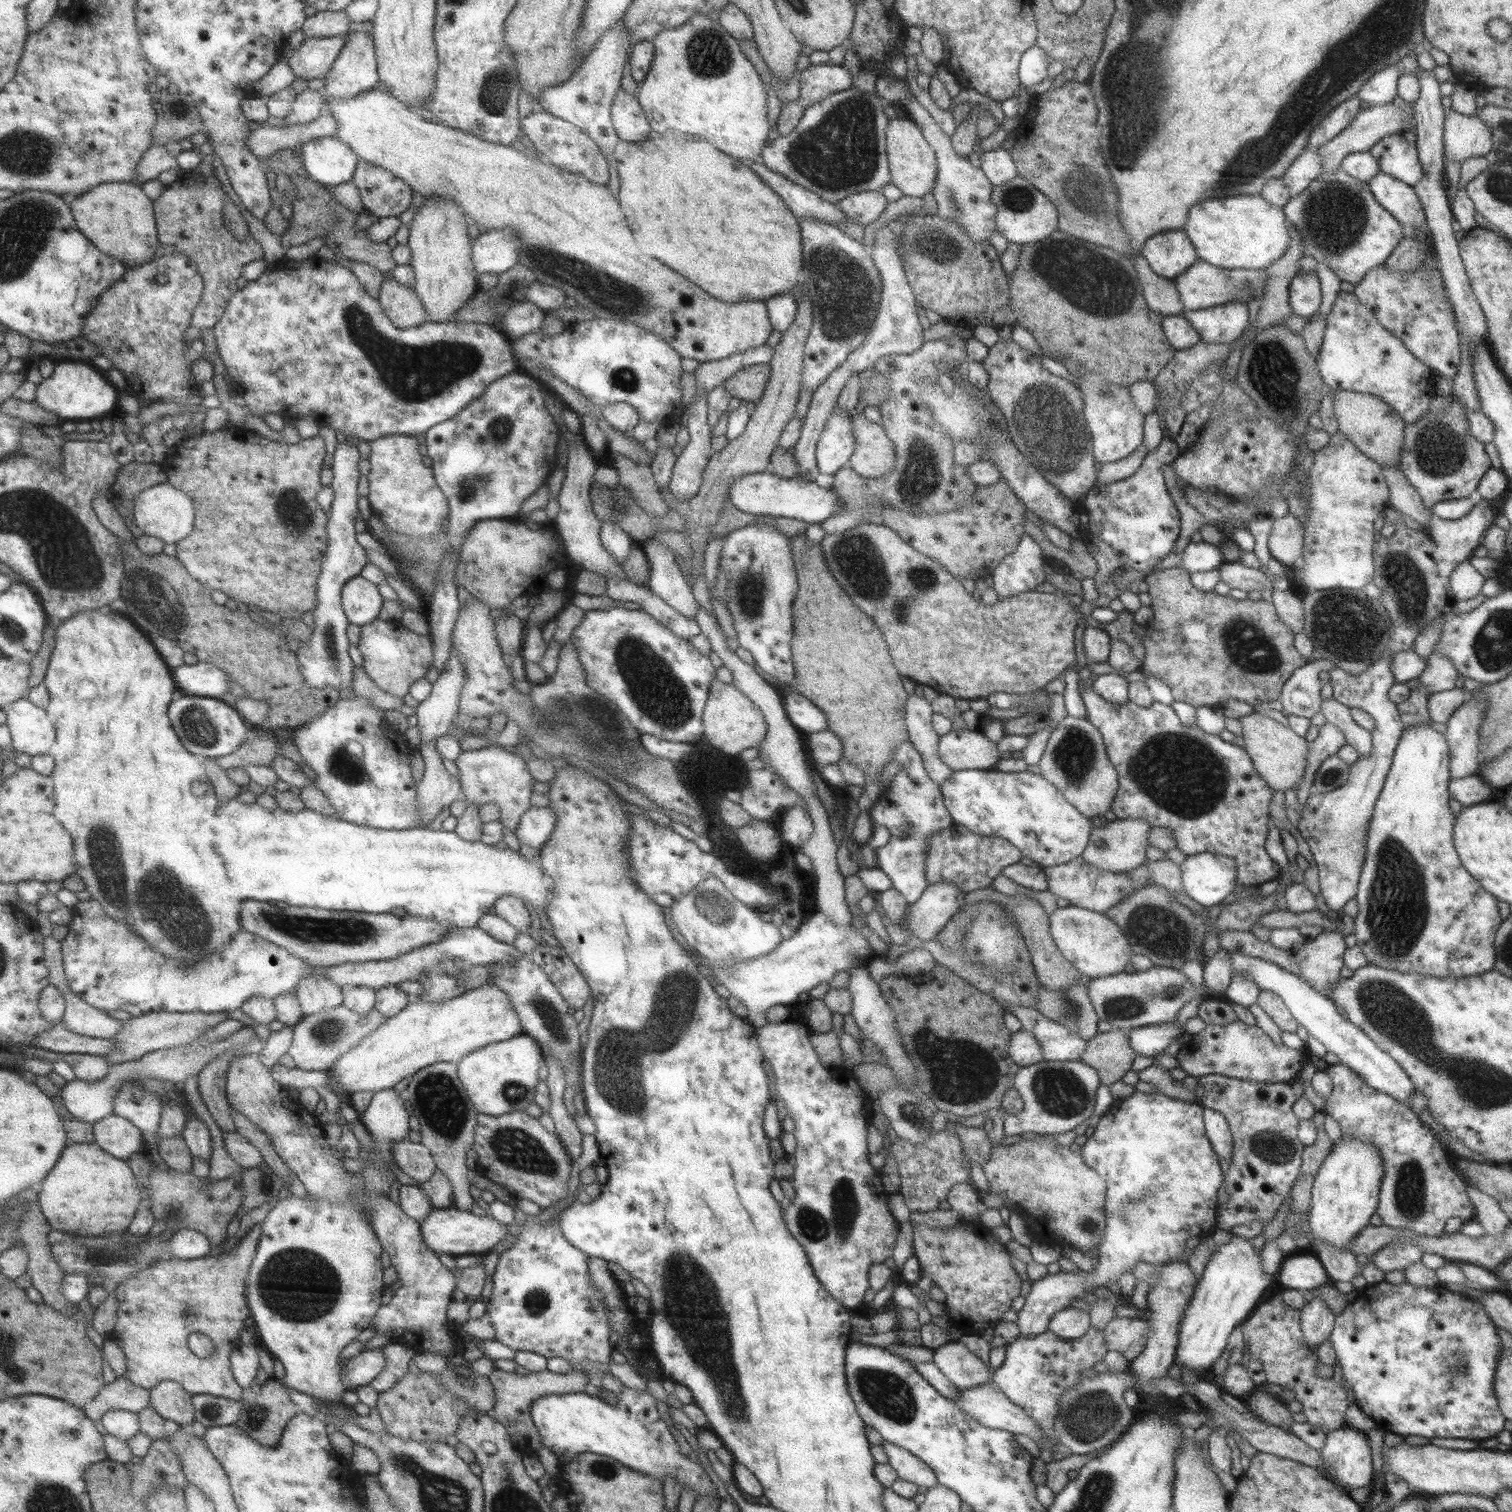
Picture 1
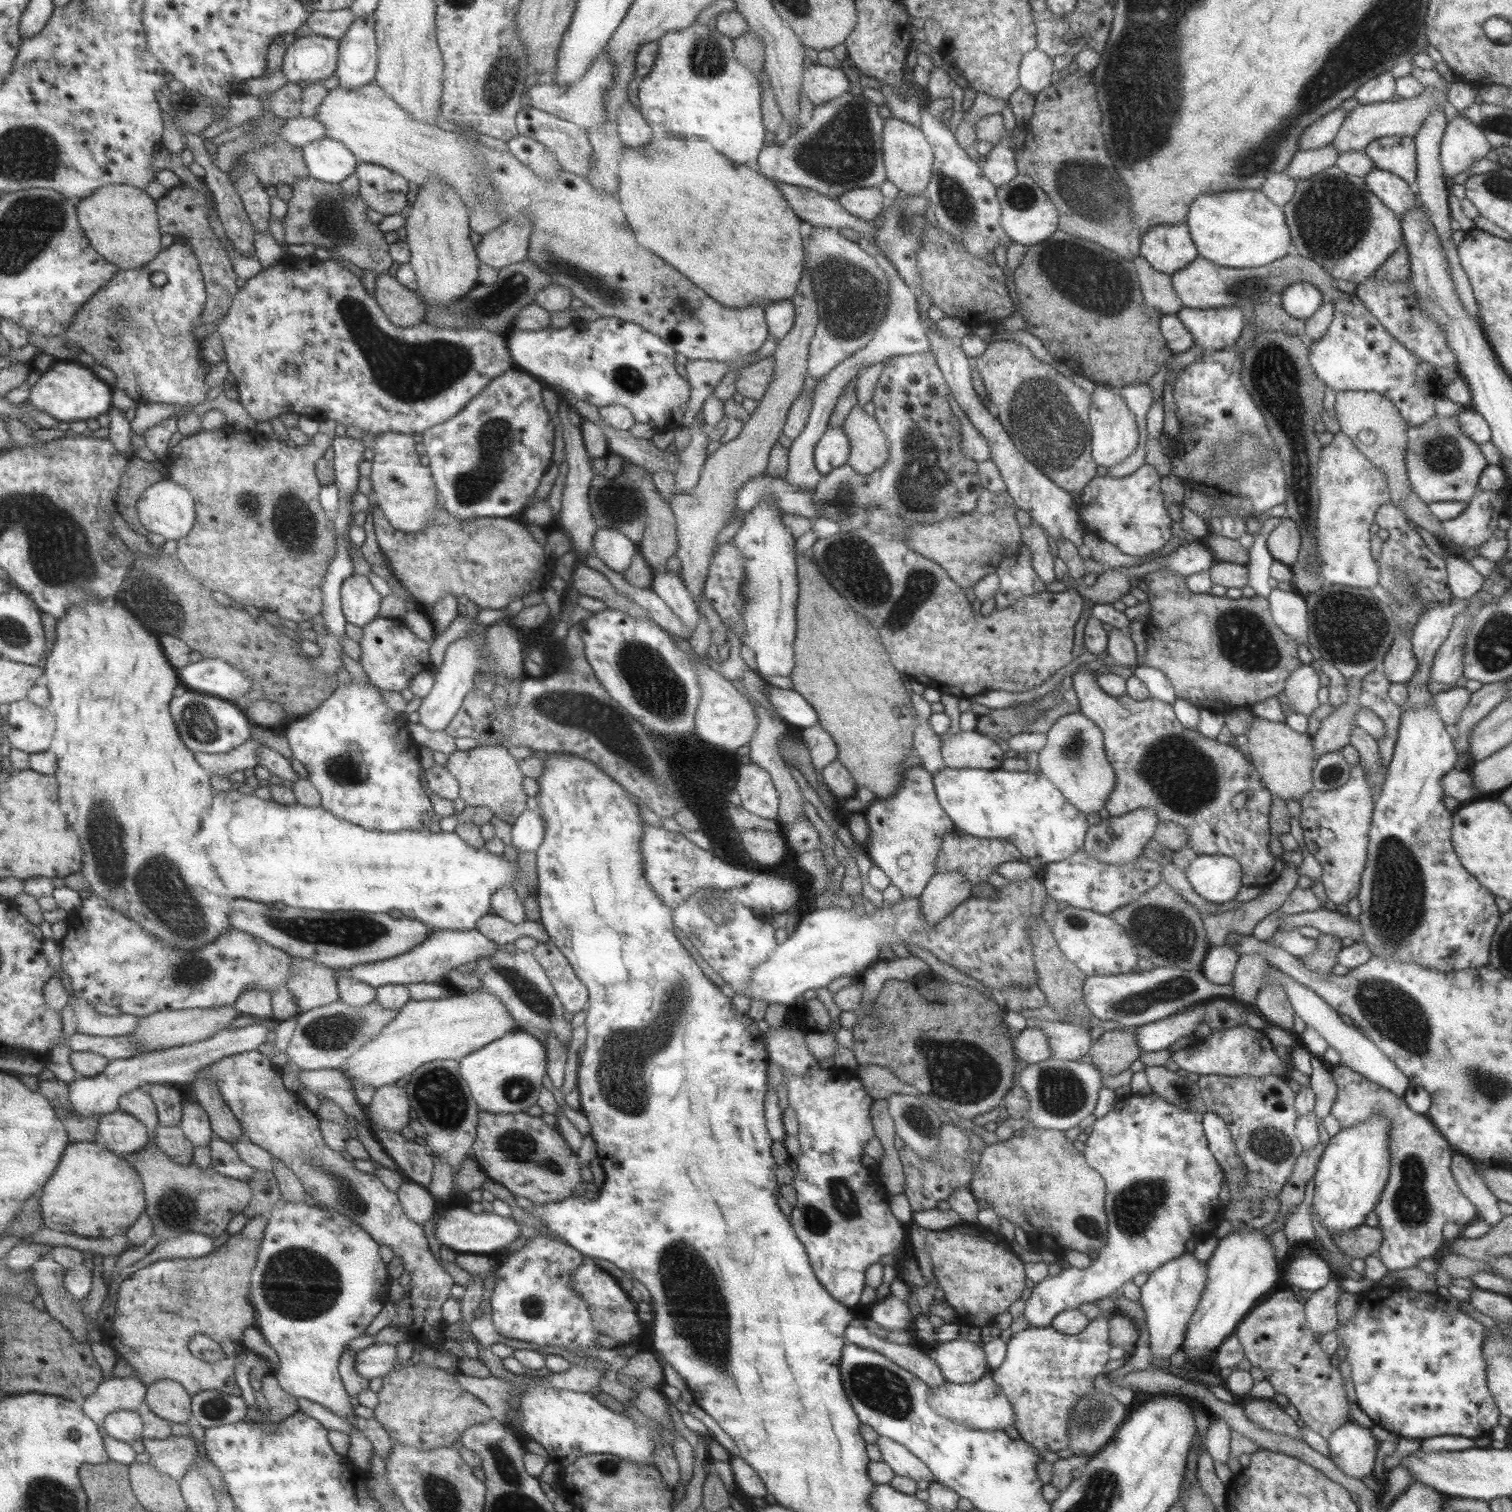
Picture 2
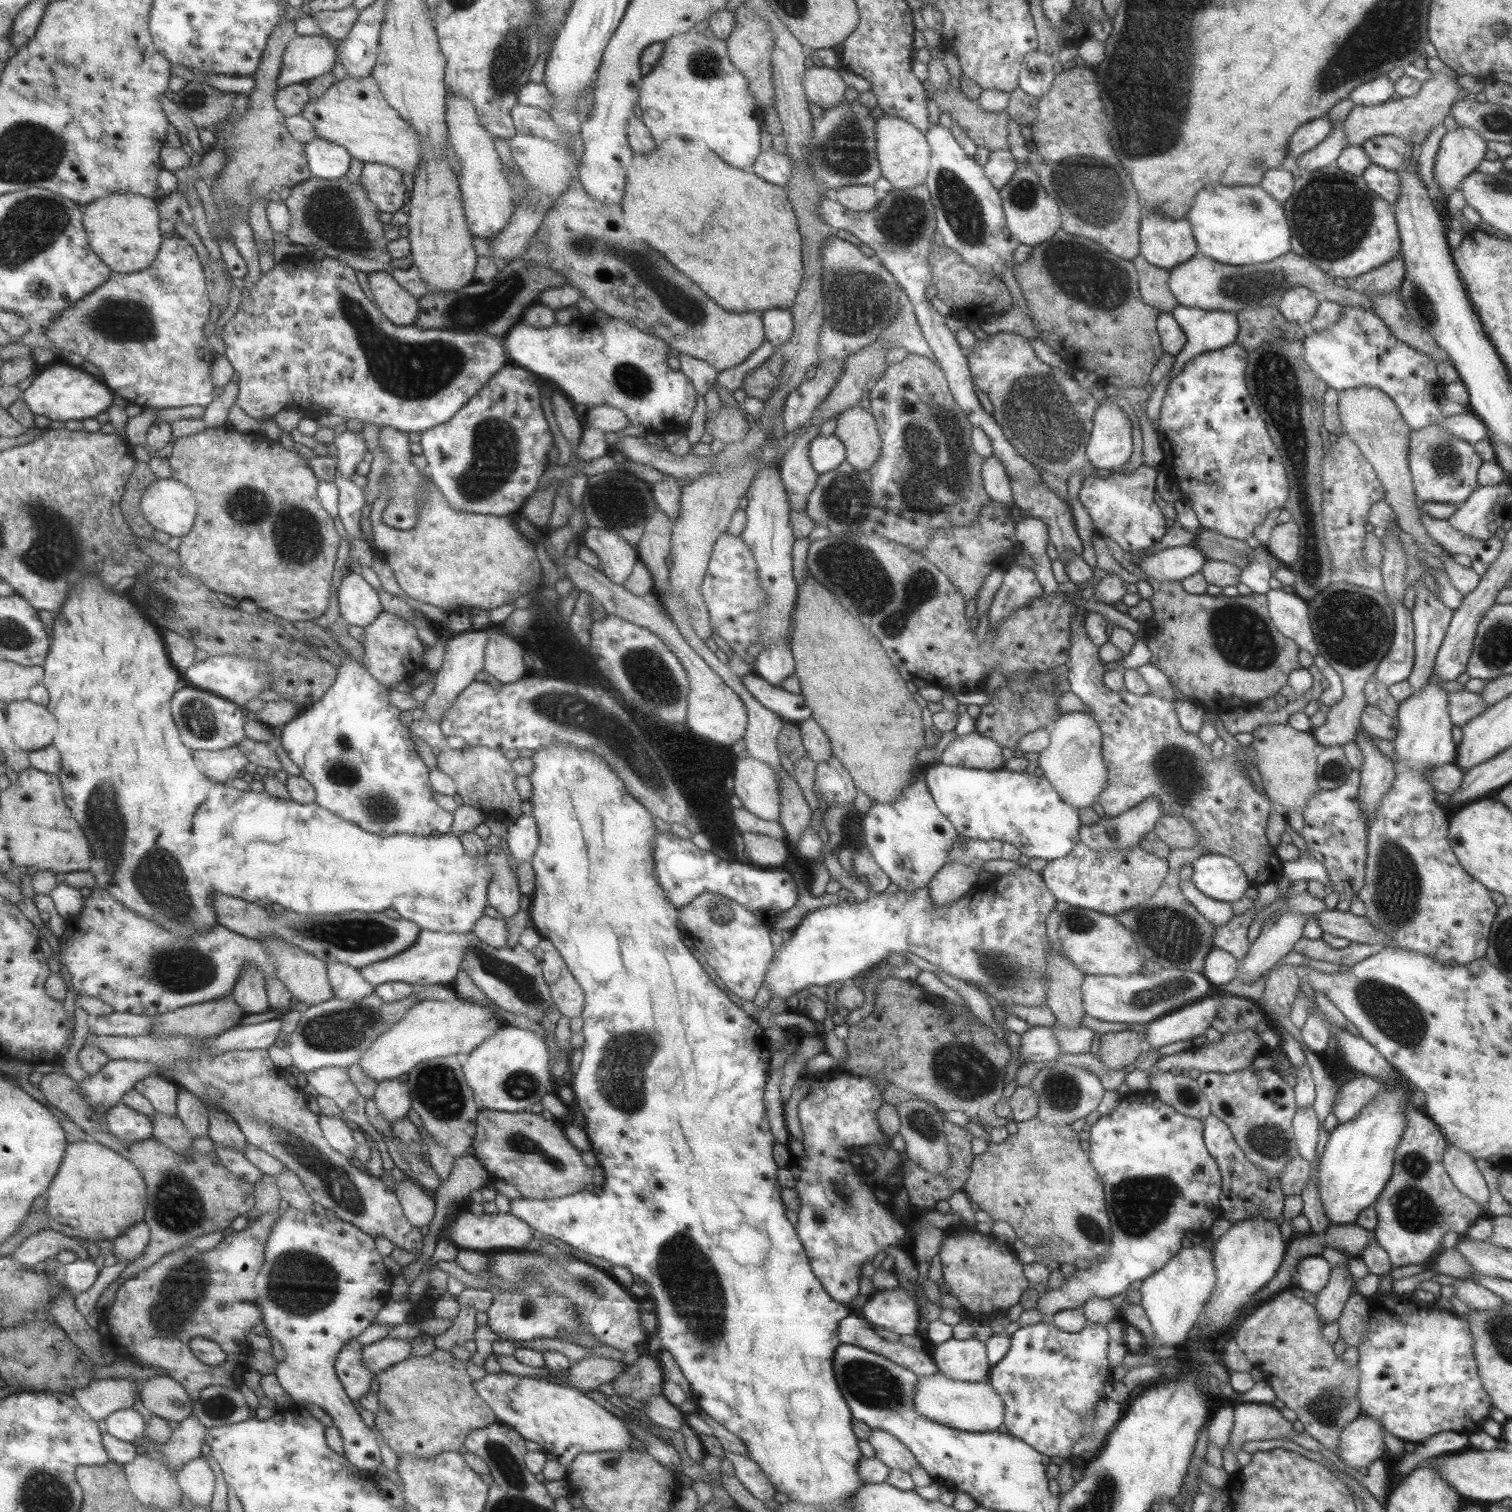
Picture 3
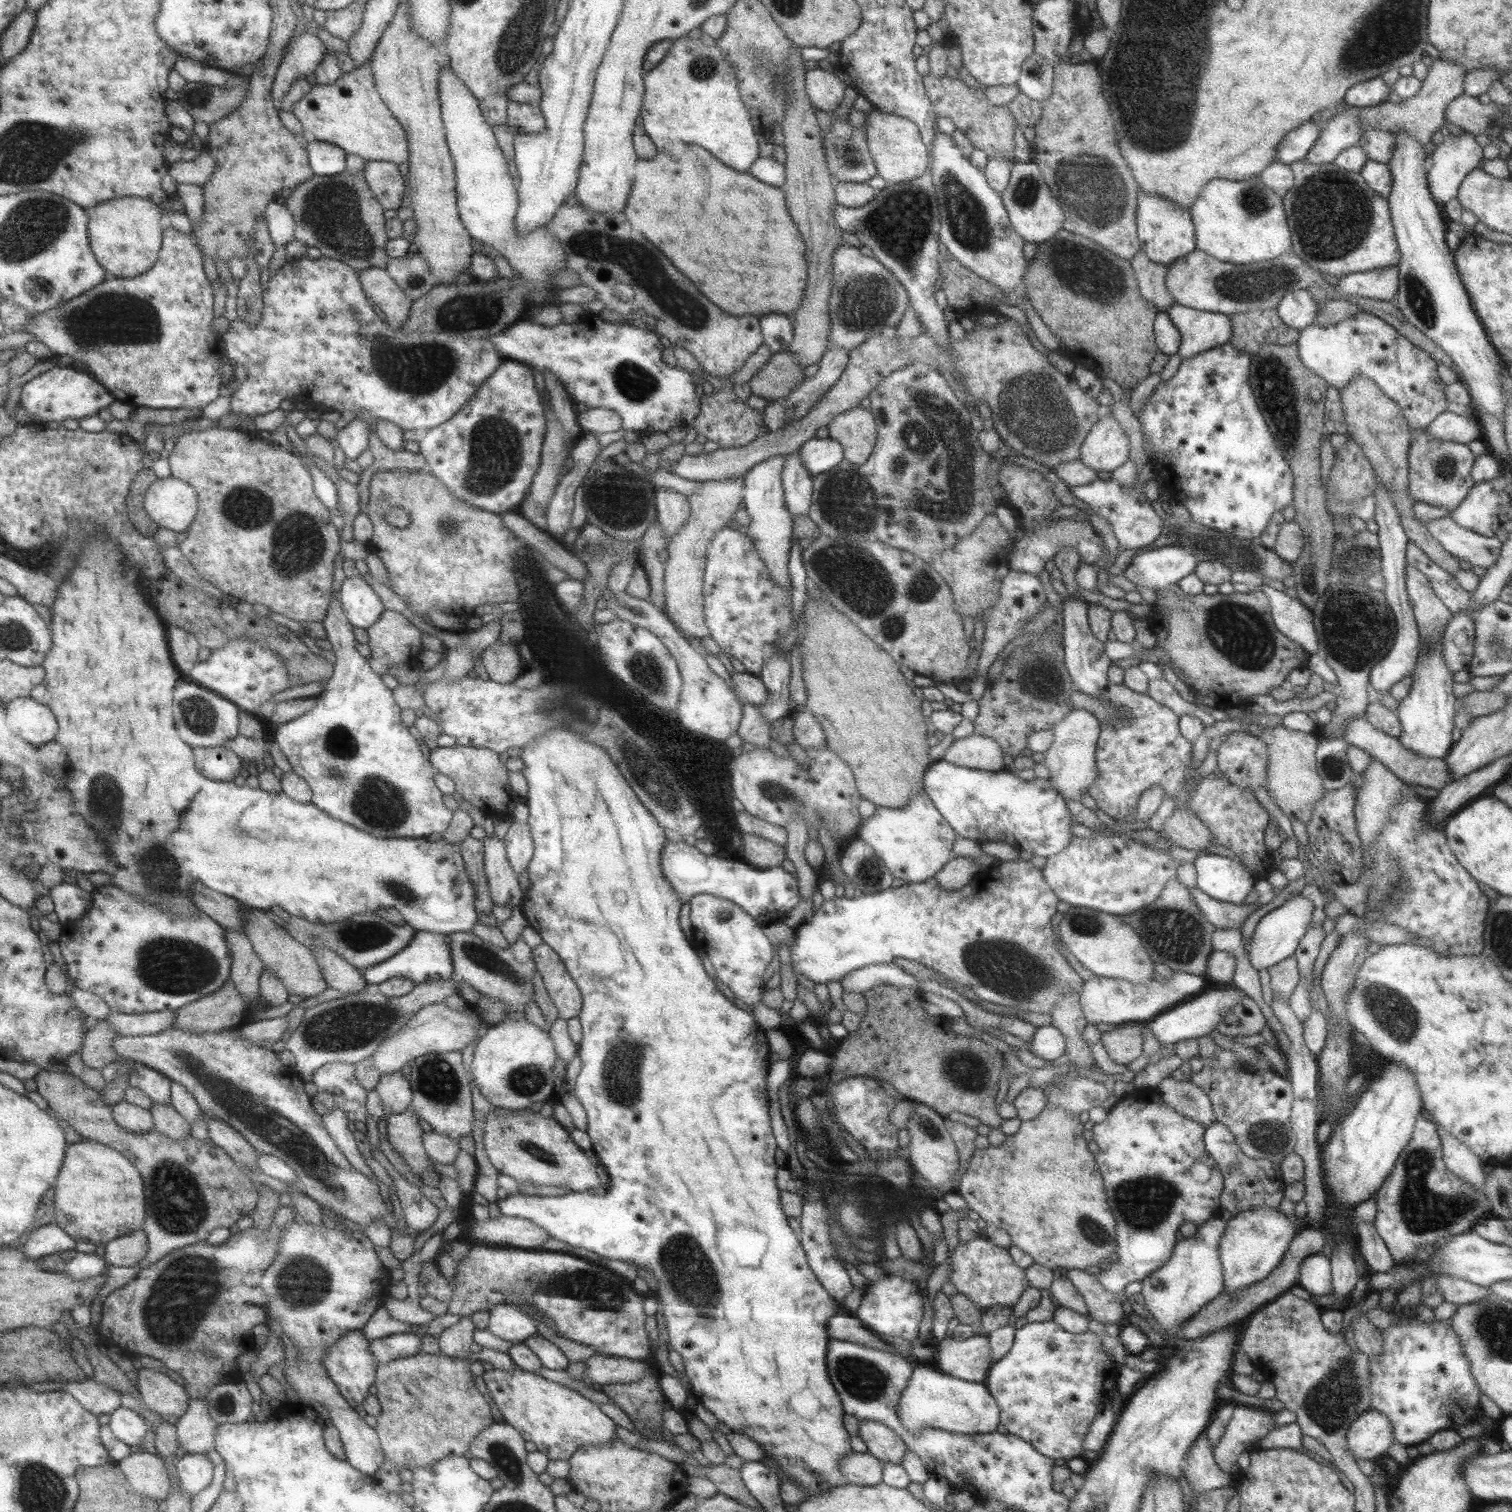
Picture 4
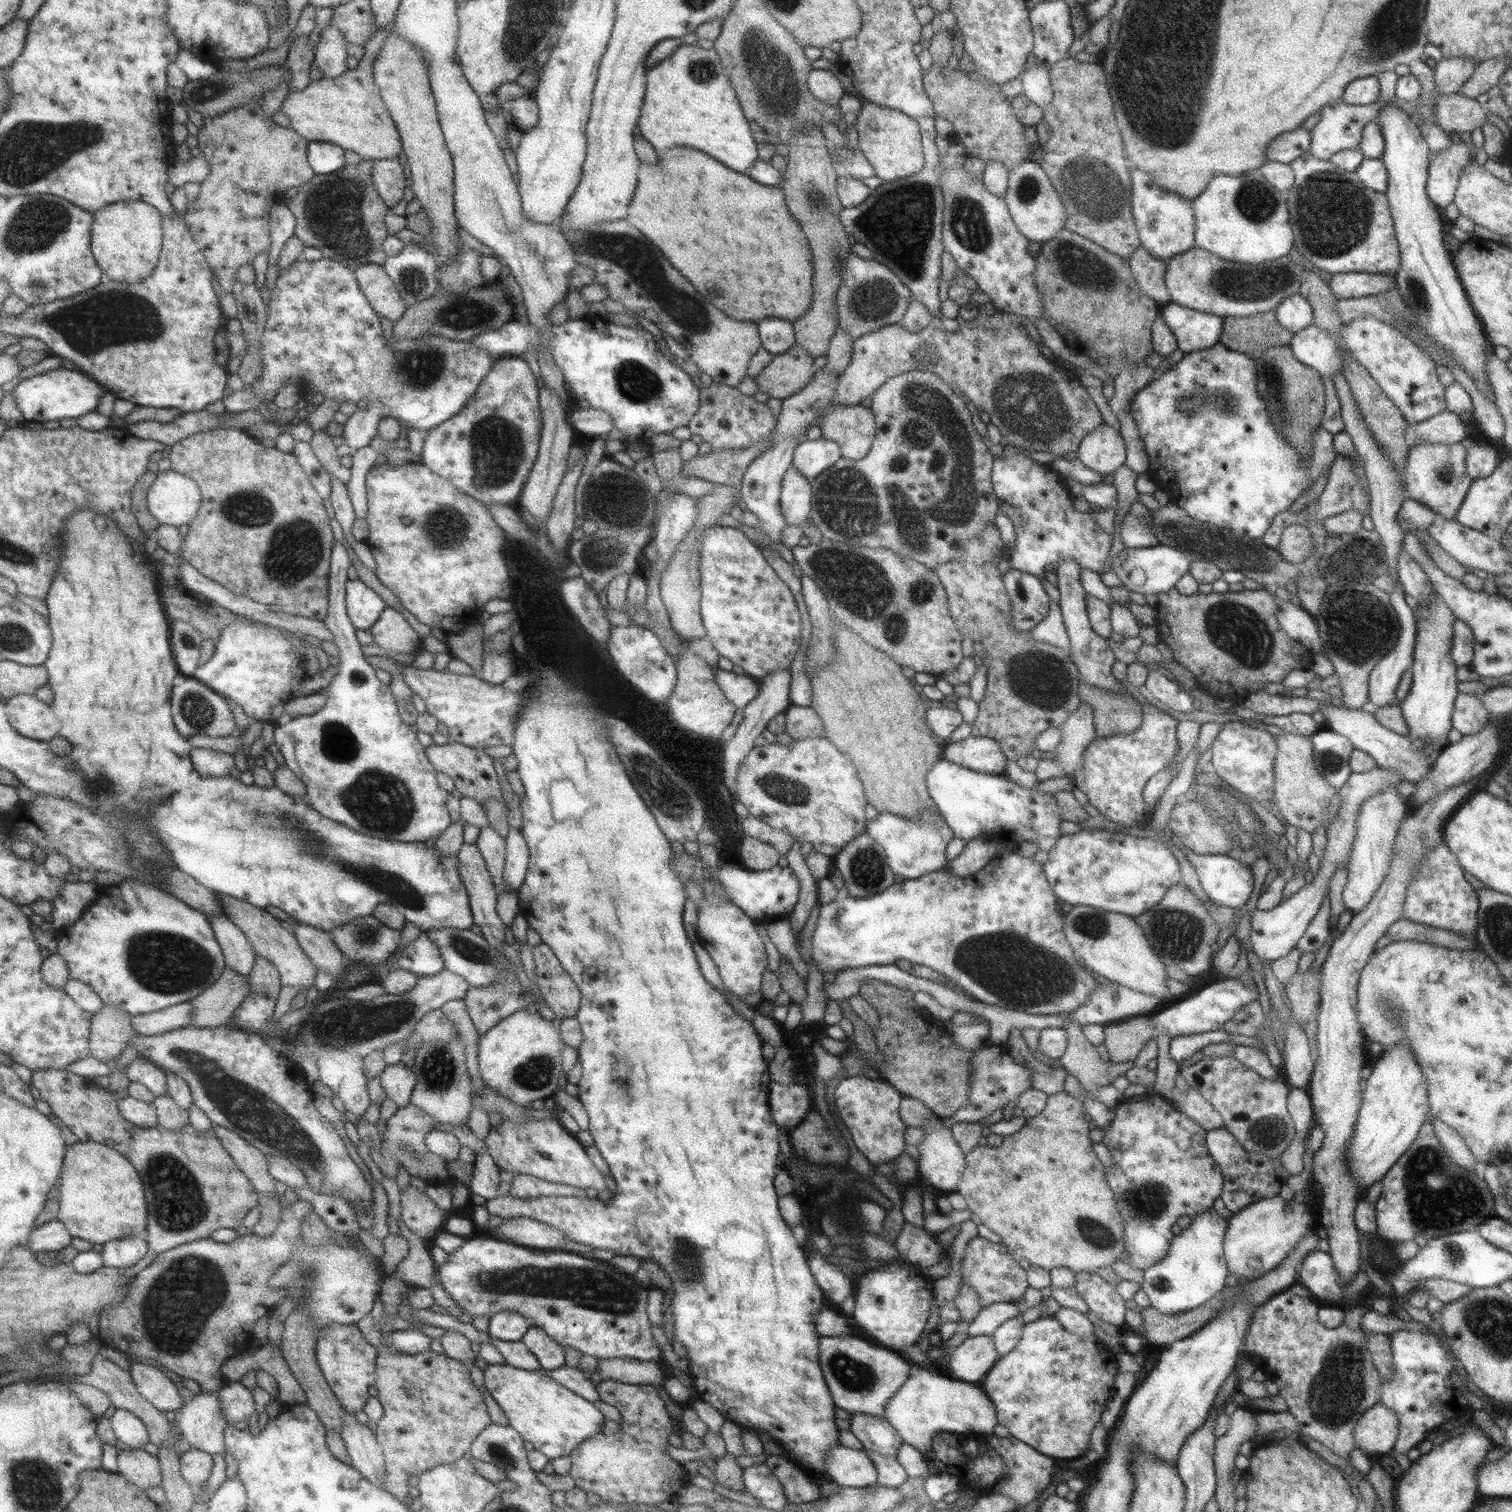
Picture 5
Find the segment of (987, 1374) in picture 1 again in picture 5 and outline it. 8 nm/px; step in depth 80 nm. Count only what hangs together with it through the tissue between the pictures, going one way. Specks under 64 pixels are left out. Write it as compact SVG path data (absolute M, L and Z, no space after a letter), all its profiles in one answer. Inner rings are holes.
M991 1335L966 1337L951 1351L947 1374L953 1379L981 1384L999 1357Z

